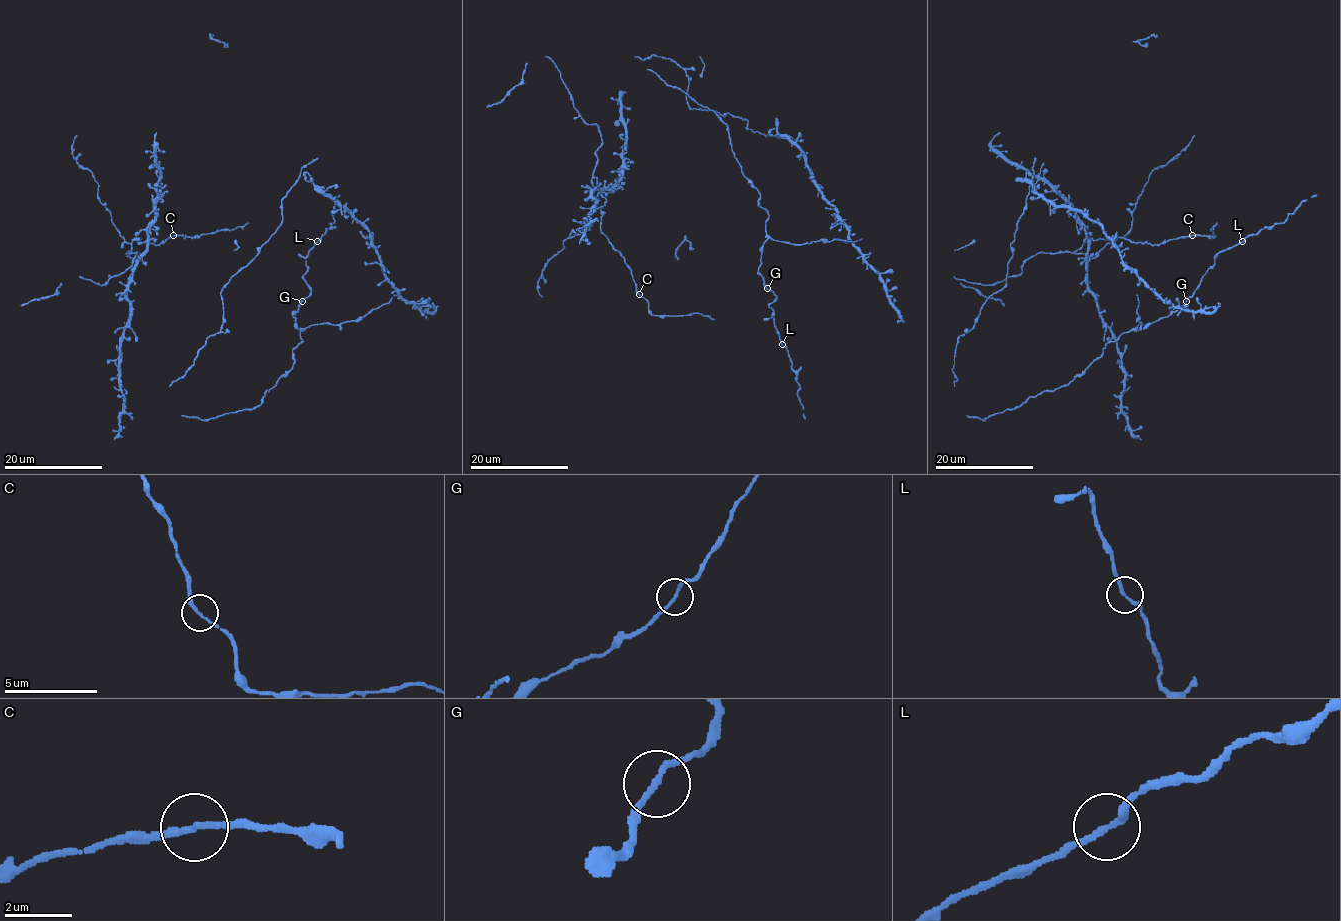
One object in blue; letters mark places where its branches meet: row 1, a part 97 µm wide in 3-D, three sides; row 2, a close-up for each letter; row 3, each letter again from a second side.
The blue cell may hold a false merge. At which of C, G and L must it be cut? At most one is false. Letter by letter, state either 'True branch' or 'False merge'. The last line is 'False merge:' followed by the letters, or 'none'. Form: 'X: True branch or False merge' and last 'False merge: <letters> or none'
C: True branch
G: True branch
L: True branch
False merge: none

